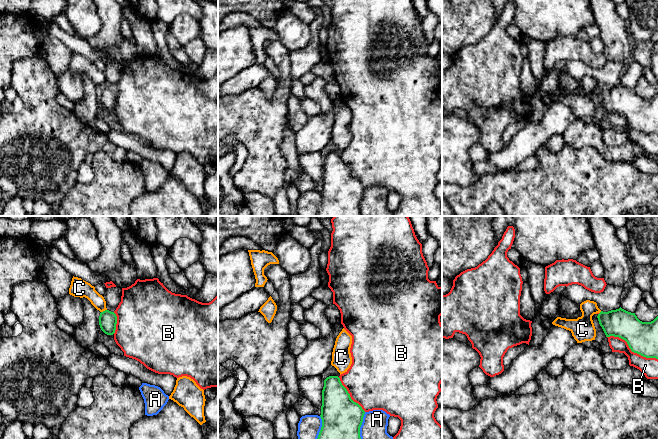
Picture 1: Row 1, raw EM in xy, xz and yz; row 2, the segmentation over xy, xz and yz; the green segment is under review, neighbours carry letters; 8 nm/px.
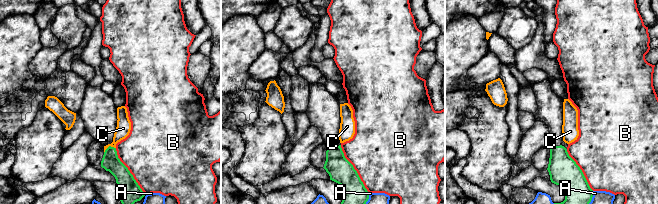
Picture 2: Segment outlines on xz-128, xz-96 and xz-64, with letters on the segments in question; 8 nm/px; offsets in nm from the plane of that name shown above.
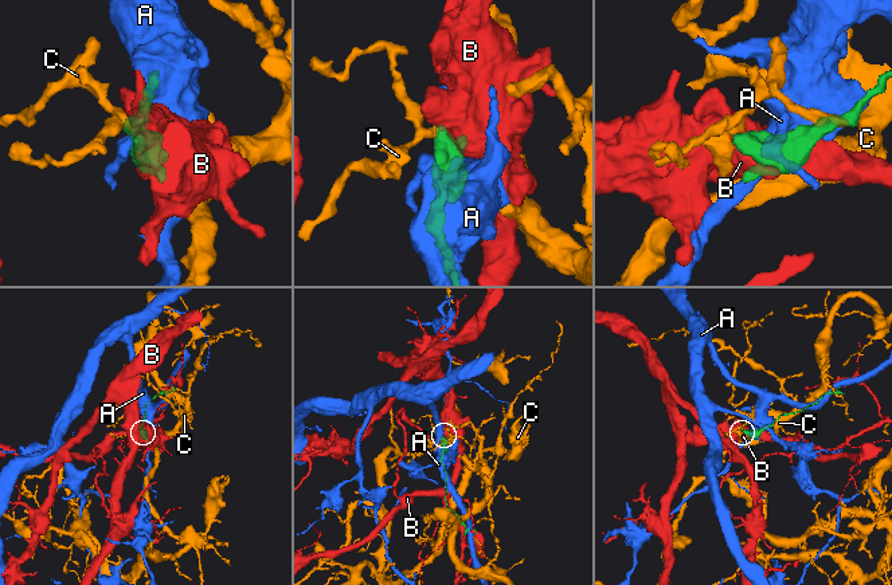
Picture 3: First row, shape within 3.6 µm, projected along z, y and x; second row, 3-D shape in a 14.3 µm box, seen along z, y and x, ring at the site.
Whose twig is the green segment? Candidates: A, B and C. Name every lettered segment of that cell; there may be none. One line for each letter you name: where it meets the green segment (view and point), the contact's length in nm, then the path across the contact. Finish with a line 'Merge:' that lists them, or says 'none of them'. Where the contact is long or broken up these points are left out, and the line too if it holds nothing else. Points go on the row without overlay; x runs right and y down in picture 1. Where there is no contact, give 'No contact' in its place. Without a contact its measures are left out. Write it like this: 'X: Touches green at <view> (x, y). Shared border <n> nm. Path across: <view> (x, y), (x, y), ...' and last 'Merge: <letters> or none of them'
Merge: none of them

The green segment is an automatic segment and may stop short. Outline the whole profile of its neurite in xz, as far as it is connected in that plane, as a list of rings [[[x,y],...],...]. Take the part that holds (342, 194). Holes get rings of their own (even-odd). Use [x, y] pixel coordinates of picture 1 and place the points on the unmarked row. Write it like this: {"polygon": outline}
{"polygon": [[[338,152],[324,156],[322,203],[317,216],[361,216],[360,203],[365,187],[354,178]]]}

